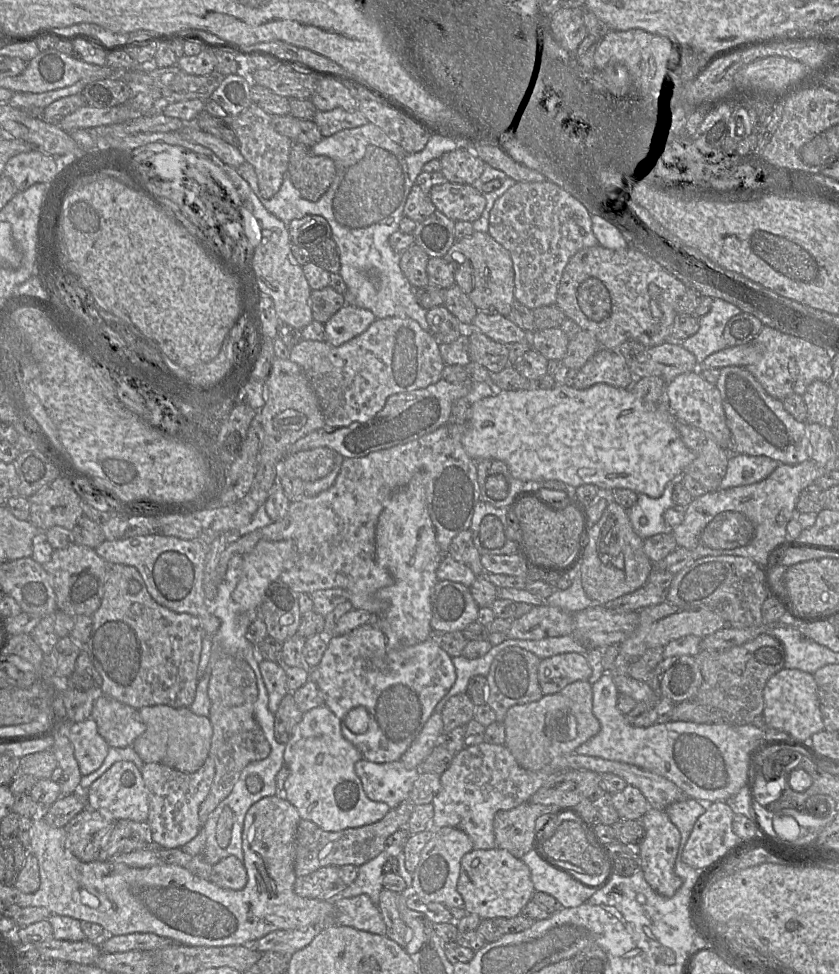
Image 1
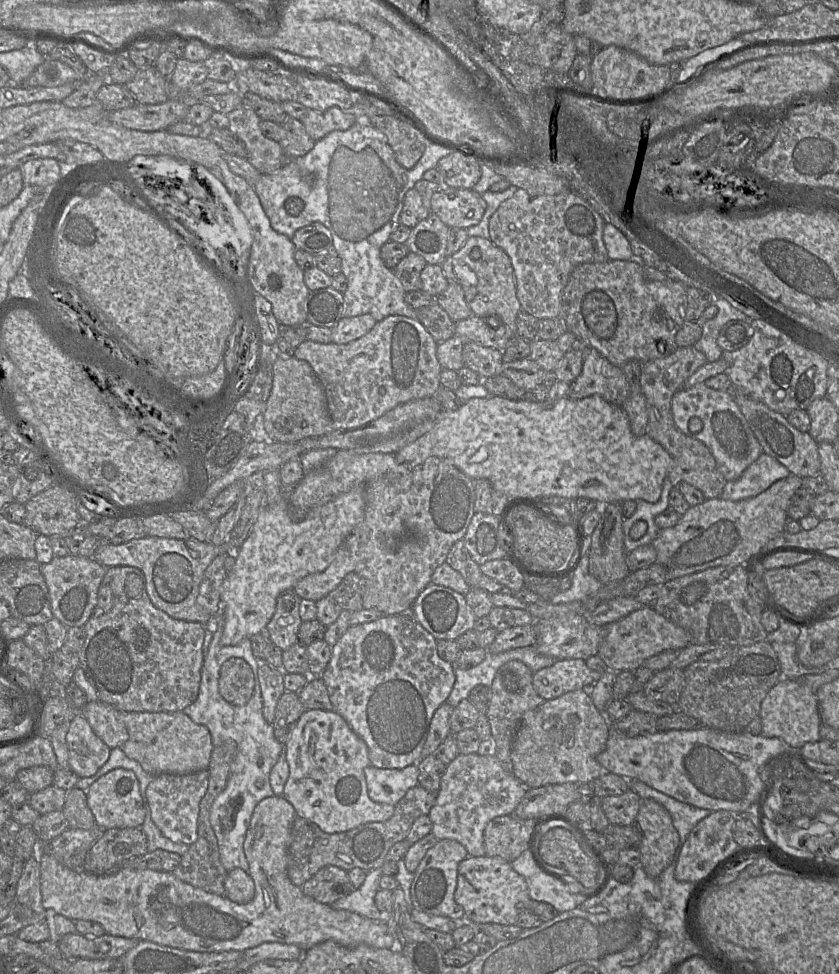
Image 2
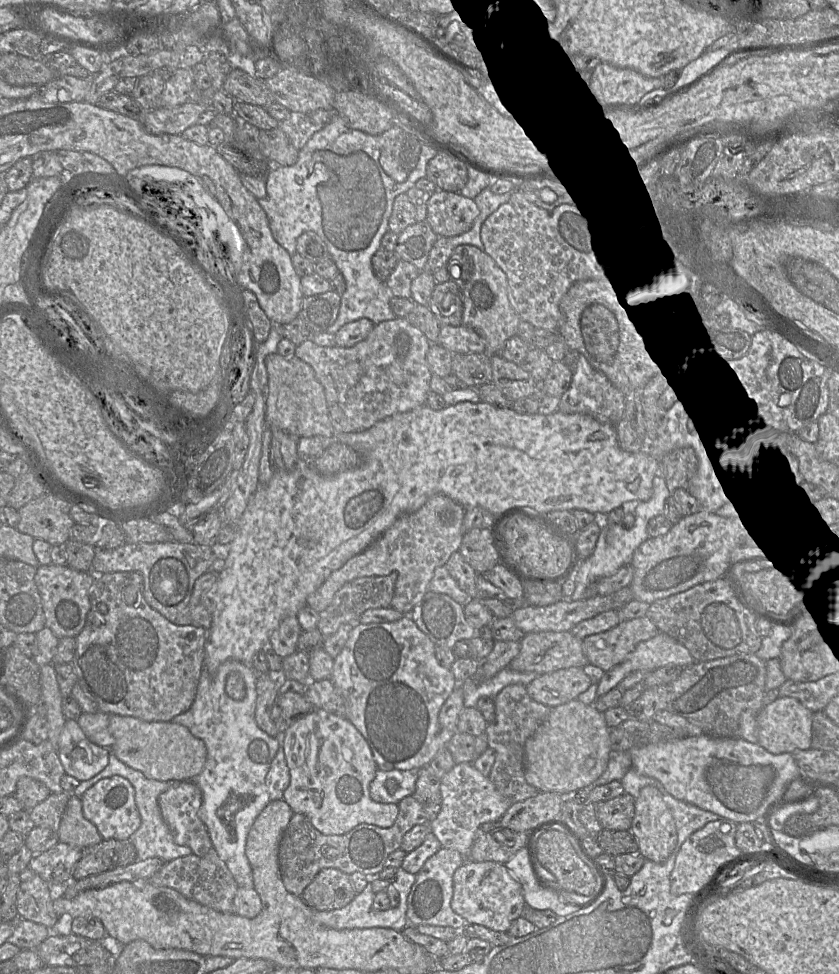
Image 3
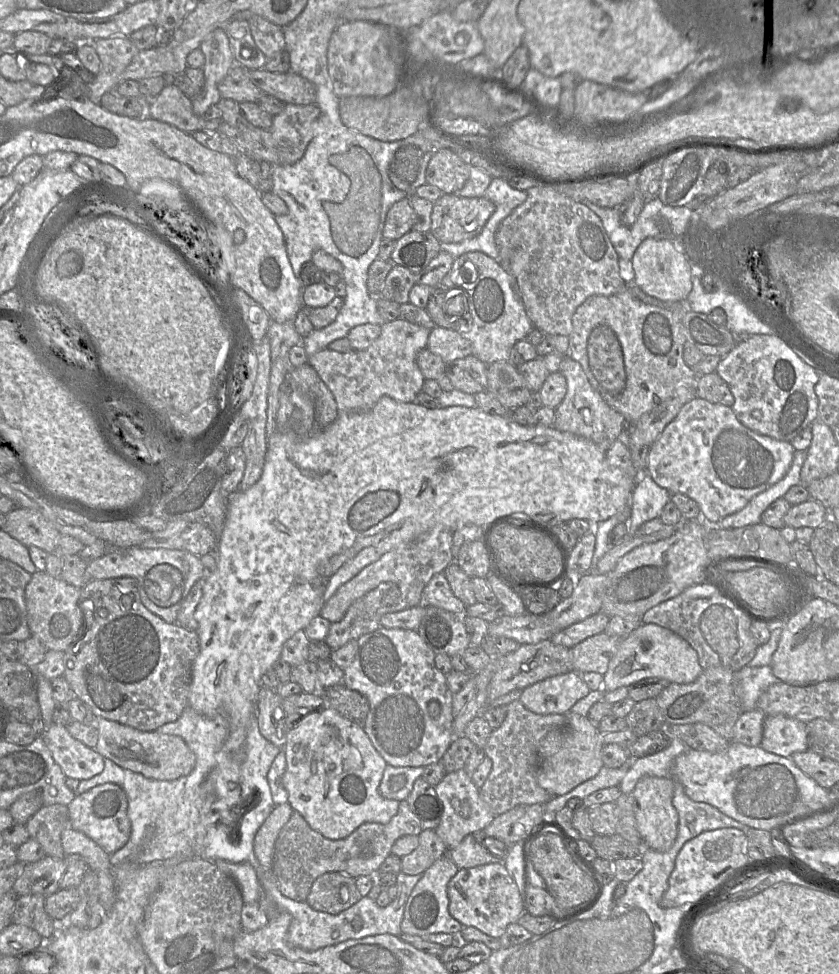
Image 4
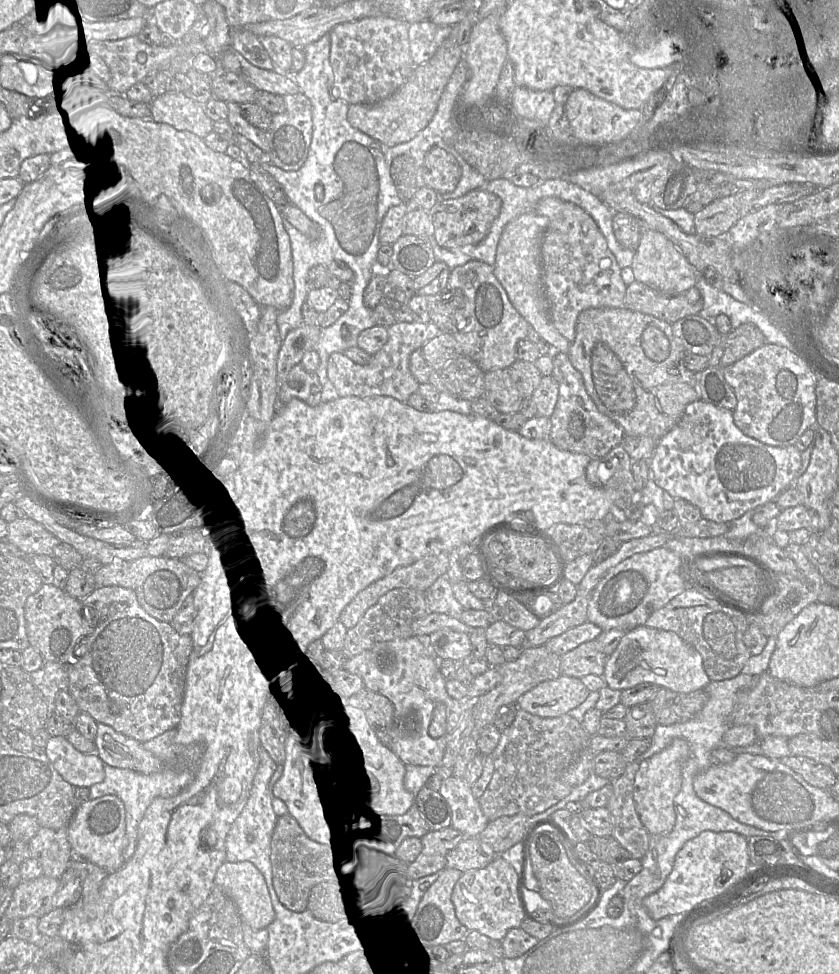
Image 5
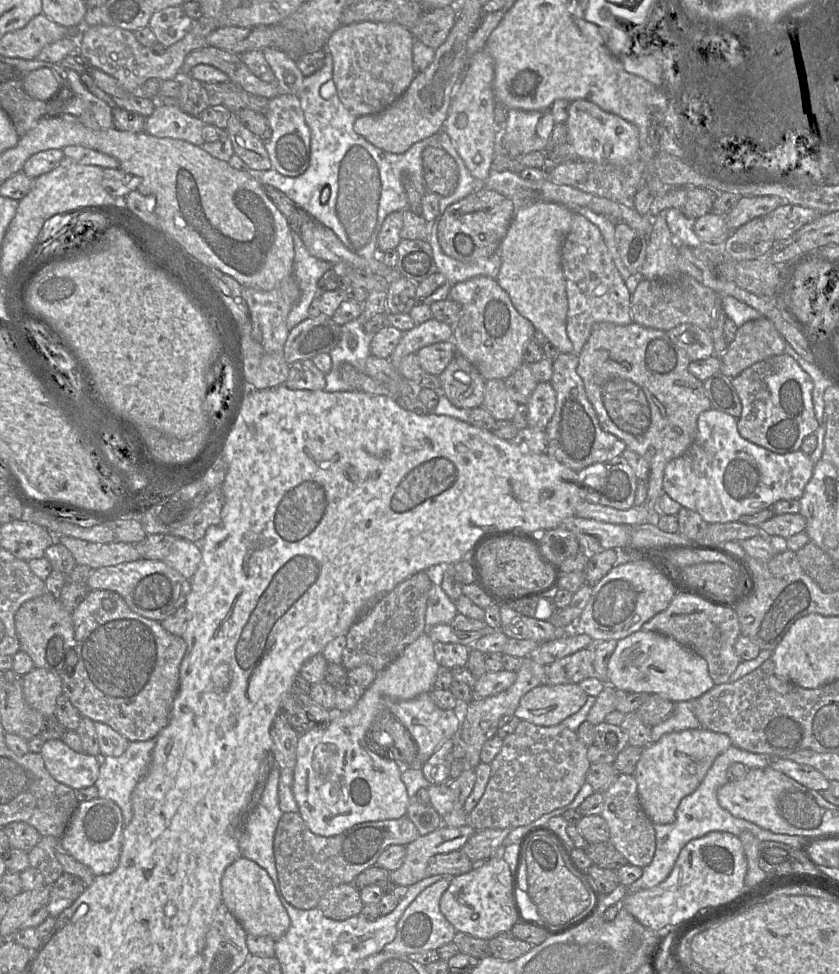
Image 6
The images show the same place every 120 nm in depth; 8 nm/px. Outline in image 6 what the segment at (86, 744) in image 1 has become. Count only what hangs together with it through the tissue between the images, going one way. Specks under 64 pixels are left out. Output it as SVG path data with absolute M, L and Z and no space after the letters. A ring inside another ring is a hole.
M61 739L47 740L40 754L50 775L73 790L93 786L98 779L100 758L75 752Z

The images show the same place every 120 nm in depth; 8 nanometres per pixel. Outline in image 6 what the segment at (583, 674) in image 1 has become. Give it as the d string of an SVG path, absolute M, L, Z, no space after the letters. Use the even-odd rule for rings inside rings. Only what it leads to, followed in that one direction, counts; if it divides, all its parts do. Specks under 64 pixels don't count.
M579 684L540 685L521 698L514 715L537 726L556 726L578 712L587 698Z

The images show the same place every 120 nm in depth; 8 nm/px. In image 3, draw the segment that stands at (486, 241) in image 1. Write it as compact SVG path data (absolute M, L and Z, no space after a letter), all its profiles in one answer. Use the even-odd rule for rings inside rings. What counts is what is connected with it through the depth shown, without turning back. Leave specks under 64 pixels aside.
M458 245L455 247L448 263L434 272L434 278L437 283L443 283L450 280L456 282L461 291L464 303L462 324L474 329L483 338L486 346L485 354L489 357L495 354L501 354L506 341L517 335L521 318L510 302L507 276L496 264L493 258L484 250L481 250L473 245Z

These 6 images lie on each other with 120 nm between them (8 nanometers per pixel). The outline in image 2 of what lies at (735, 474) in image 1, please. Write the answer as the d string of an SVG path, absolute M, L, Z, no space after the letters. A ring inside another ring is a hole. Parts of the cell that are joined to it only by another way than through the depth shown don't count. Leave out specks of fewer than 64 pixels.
M762 453L738 479L726 482L720 498L739 501L755 497L790 474L775 458Z

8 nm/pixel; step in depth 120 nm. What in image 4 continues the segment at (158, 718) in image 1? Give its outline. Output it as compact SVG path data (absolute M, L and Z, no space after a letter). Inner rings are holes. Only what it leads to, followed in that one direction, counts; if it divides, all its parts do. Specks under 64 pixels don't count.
M96 718L93 726L98 731L95 751L123 769L139 773L149 779L169 781L189 775L195 767L194 753L178 736L158 731L143 732L104 718Z

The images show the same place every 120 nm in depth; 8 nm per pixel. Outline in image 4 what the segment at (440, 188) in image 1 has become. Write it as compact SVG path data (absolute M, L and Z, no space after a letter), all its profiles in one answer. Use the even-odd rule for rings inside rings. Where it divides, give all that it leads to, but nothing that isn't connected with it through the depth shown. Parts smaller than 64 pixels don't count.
M442 194L433 202L430 231L439 242L459 243L480 234L494 211L495 205L484 196L465 198L454 194Z

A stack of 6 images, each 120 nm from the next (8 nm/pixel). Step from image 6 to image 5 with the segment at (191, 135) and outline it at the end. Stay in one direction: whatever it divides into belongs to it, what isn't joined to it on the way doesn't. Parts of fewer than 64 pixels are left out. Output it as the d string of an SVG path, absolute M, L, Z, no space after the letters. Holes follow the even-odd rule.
M165 92L152 100L150 119L165 123L178 131L189 131L205 138L213 131L214 122L204 112L204 105L198 104L183 93Z

